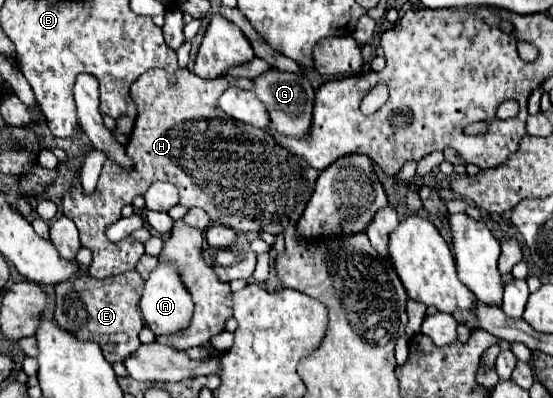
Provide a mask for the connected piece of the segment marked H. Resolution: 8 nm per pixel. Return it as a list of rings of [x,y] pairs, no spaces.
[[[151,69],[131,85],[131,98],[137,105],[137,121],[129,135],[129,143],[125,145],[125,153],[133,159],[133,169],[125,171],[123,167],[117,167],[117,163],[105,161],[97,181],[97,189],[91,195],[83,193],[81,179],[75,177],[71,187],[63,195],[63,203],[61,203],[63,215],[73,219],[79,229],[81,245],[91,249],[93,253],[93,261],[89,265],[91,277],[105,279],[105,277],[135,269],[137,259],[143,255],[143,243],[129,240],[129,237],[119,243],[111,243],[105,237],[105,229],[107,225],[115,223],[121,217],[123,207],[133,203],[137,195],[143,195],[153,181],[173,183],[179,189],[181,205],[189,209],[199,207],[211,217],[211,221],[227,225],[235,231],[259,233],[261,221],[263,221],[263,231],[271,235],[279,235],[285,231],[285,227],[297,223],[313,193],[319,171],[309,167],[303,159],[297,159],[289,151],[281,149],[275,143],[275,139],[263,129],[257,131],[253,125],[227,123],[227,115],[217,107],[217,99],[227,87],[233,87],[233,85],[251,89],[253,83],[249,79],[201,79],[189,69],[177,69],[175,81],[169,83],[165,71]]]

